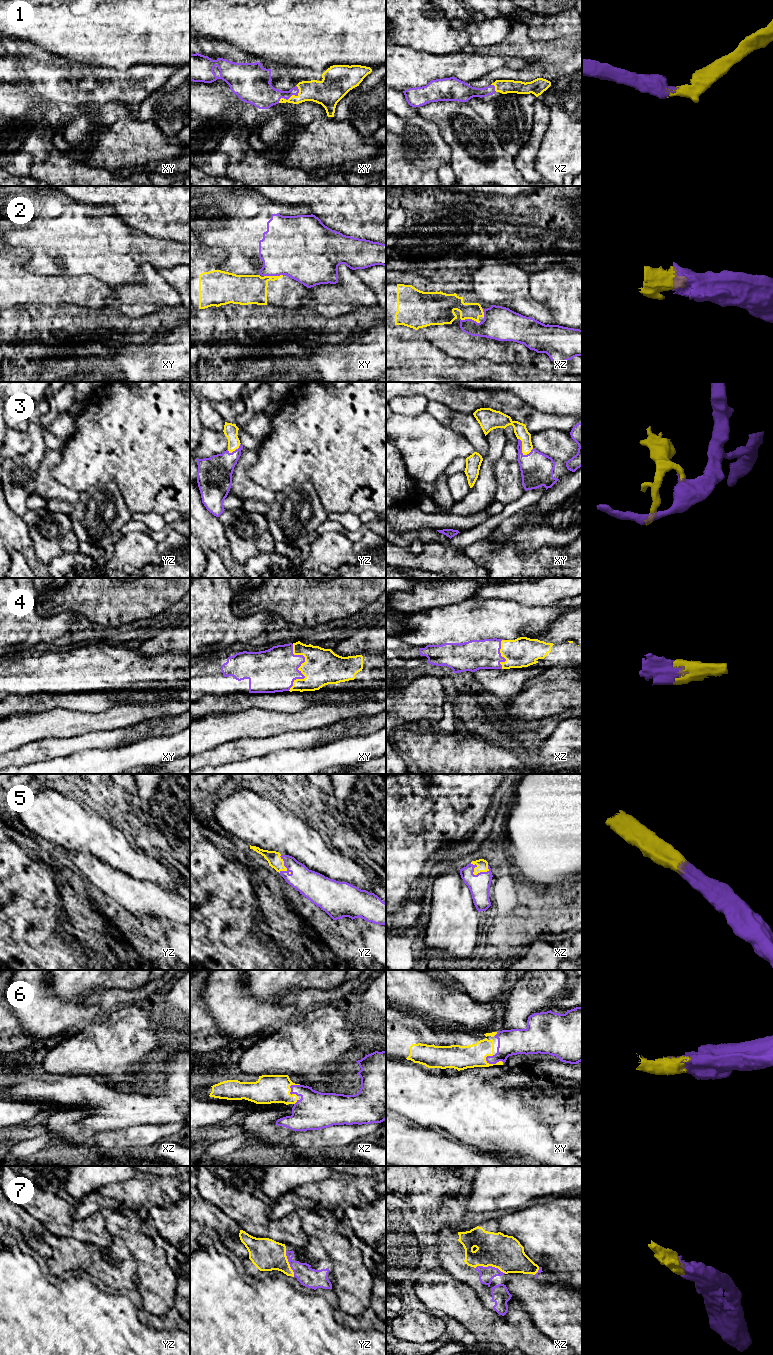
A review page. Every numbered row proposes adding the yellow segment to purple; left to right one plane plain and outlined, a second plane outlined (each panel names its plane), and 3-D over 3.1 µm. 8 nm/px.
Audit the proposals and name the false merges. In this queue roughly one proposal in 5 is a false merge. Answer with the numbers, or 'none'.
2

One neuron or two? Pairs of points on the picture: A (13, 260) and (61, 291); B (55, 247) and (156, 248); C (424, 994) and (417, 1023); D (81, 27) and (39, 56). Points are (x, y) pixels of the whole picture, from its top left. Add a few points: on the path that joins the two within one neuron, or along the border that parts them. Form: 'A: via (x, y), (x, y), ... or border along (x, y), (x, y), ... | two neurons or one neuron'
A: via (20, 273), (35, 288), (48, 289) | one neuron
B: via (80, 247), (131, 248) | one neuron
C: border along (397, 1006), (409, 1014), (423, 1016), (430, 1023) | two neurons
D: border along (24, 40), (67, 60) | two neurons

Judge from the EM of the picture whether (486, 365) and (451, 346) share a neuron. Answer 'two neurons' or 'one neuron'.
two neurons

